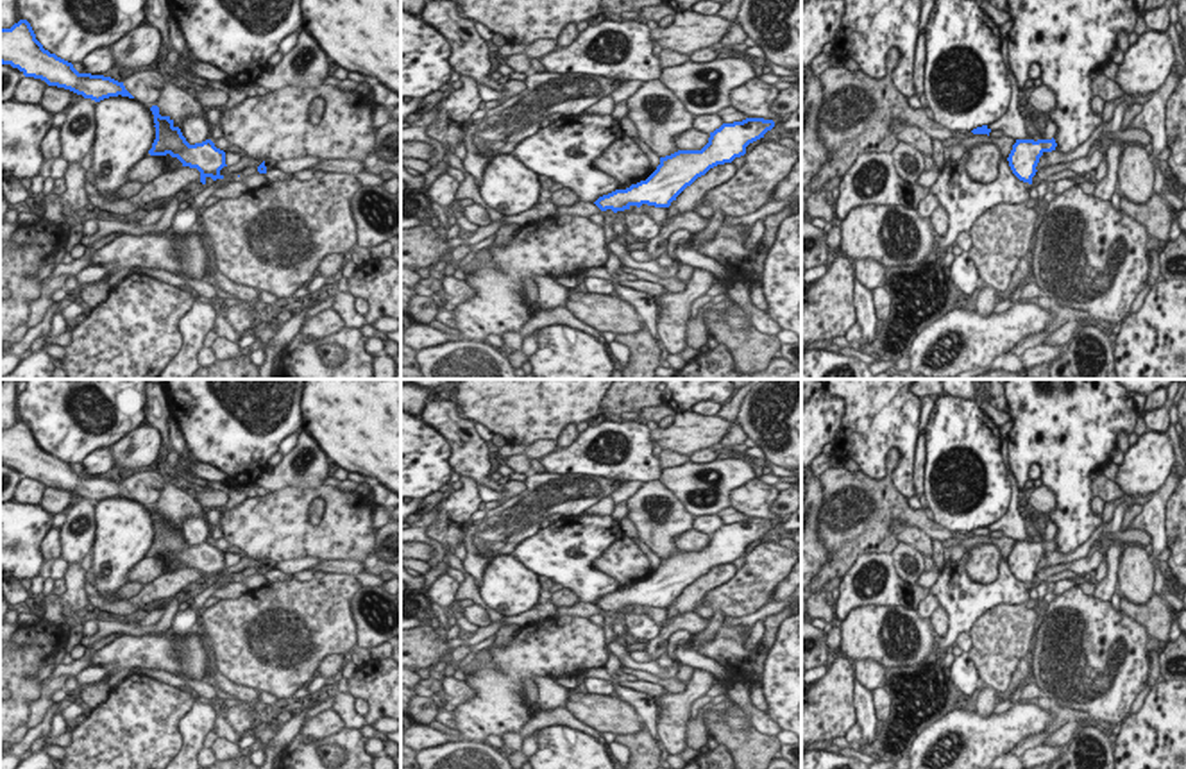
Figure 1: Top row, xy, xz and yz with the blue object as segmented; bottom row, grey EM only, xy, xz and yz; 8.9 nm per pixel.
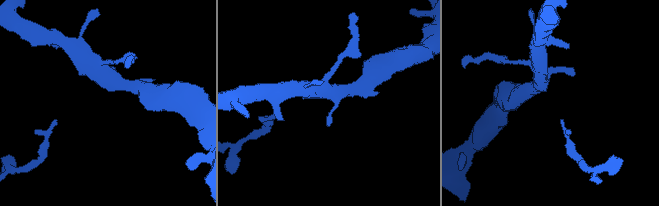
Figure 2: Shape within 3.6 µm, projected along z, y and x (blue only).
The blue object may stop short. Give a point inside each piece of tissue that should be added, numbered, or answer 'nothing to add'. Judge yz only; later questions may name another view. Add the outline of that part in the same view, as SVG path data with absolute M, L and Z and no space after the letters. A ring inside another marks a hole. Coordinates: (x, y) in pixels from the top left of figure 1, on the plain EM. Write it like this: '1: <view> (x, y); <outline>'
nothing to add

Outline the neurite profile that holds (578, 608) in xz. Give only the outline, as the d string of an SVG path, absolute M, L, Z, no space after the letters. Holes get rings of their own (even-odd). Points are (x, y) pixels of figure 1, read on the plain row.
M574 603L572 606L560 606L555 617L556 619L567 617L567 615L589 617L589 615L594 615L594 613L601 613L603 615L603 612L596 604Z

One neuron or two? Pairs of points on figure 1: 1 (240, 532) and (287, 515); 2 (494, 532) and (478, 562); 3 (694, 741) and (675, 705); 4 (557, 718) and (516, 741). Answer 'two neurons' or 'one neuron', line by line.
1: one neuron
2: one neuron
3: two neurons
4: one neuron

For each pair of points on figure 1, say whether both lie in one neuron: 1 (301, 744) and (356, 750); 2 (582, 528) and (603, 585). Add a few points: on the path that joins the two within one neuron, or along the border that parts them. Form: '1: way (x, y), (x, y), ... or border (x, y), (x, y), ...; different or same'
1: way (315, 743), (342, 739); same
2: way (582, 542), (582, 564), (589, 571); same

